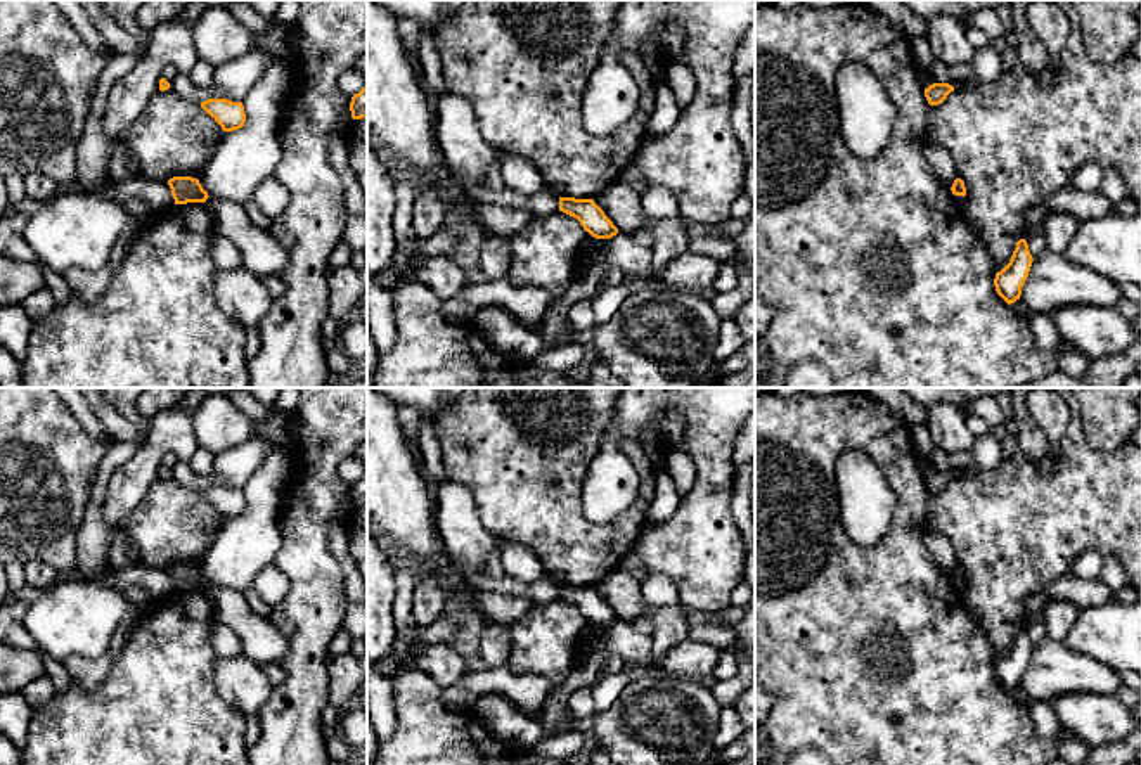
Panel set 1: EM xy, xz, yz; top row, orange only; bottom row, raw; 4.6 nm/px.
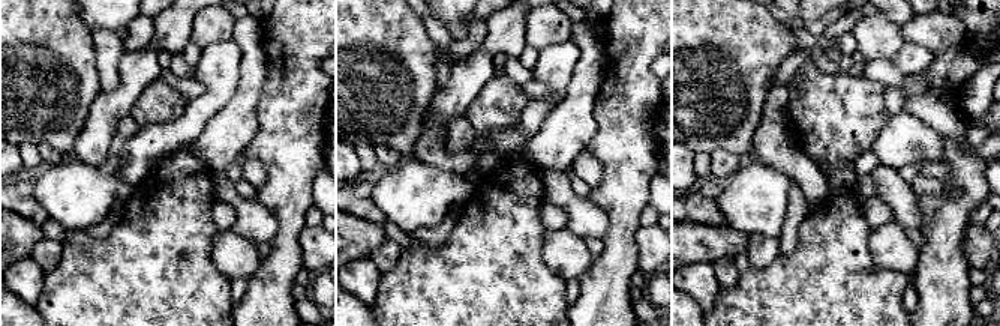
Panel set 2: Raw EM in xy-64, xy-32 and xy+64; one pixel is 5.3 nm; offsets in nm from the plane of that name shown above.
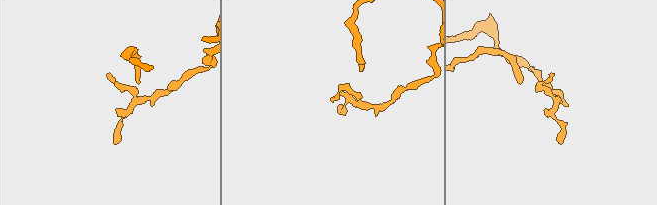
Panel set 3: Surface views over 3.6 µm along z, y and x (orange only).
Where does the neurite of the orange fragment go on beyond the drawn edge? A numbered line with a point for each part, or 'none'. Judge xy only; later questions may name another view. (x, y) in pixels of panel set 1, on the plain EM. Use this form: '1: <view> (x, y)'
none

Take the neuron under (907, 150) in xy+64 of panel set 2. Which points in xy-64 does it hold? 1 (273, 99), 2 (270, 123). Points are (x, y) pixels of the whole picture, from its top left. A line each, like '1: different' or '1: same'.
1: different
2: different

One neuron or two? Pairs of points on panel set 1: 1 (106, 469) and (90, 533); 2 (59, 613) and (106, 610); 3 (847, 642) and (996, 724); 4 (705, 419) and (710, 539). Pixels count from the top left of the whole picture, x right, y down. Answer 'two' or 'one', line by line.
1: one
2: one
3: one
4: one

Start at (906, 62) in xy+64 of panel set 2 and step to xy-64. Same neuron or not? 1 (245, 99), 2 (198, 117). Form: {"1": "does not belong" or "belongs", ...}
{"1": "does not belong", "2": "belongs"}

